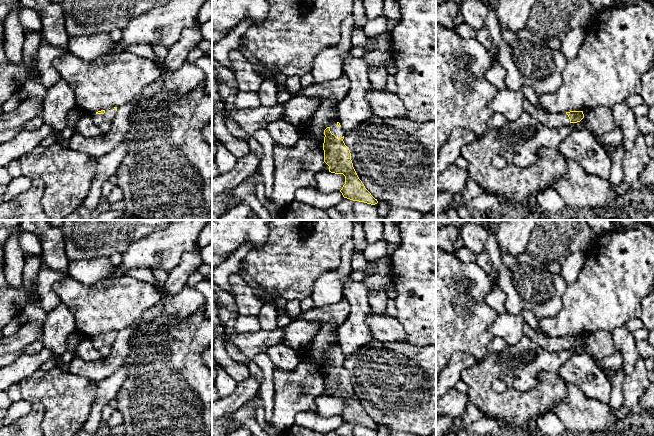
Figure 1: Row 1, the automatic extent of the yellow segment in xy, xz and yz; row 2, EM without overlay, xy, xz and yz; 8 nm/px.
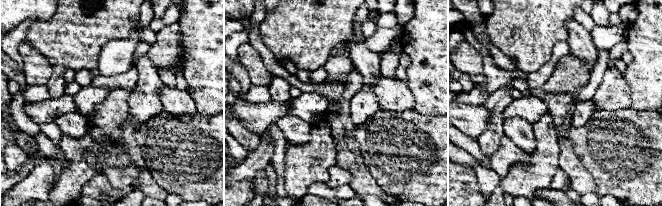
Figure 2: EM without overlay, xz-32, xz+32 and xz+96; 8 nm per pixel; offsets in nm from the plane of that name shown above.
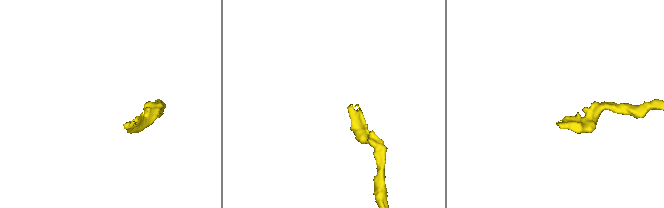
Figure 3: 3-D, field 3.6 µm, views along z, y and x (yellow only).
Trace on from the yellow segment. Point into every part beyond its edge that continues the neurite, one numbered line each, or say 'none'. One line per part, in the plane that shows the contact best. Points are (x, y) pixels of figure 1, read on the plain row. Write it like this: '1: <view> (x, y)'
1: xz (334, 352)

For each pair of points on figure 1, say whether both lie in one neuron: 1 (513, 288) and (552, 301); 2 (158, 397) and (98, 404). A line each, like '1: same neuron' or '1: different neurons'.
1: same neuron
2: different neurons

